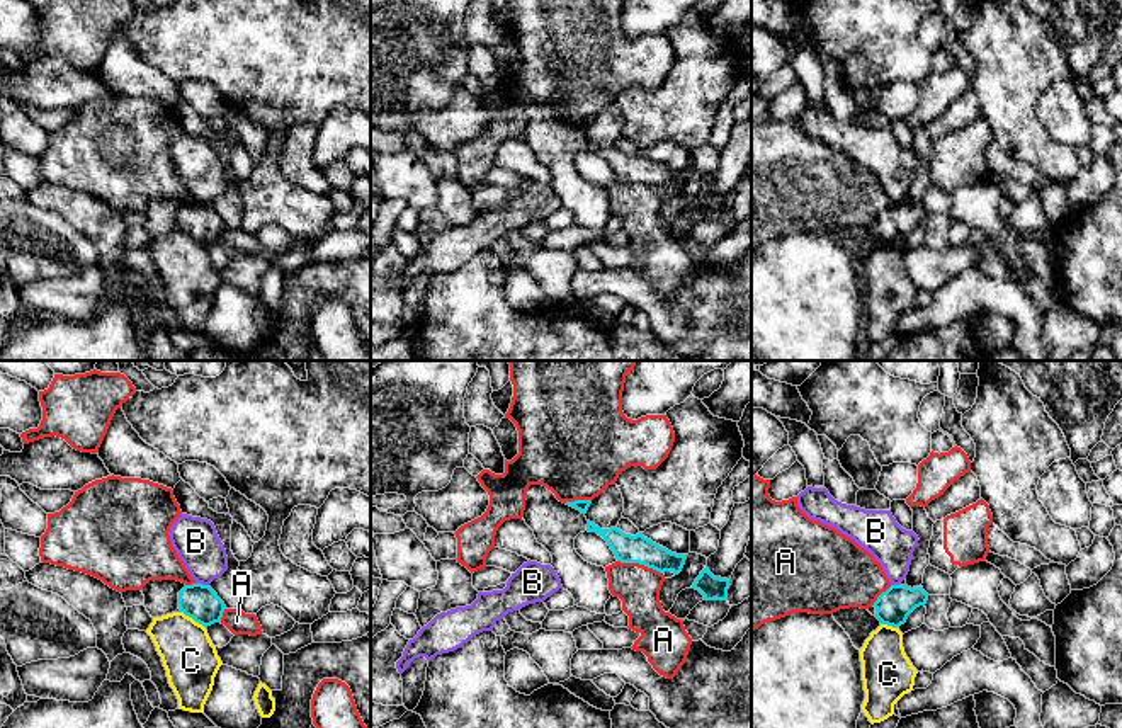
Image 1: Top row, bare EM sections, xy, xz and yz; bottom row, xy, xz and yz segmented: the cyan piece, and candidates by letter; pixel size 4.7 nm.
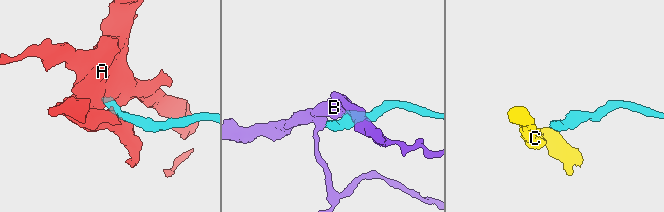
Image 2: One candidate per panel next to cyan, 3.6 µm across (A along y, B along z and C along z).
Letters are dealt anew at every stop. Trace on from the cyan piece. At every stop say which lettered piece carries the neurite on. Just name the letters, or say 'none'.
none

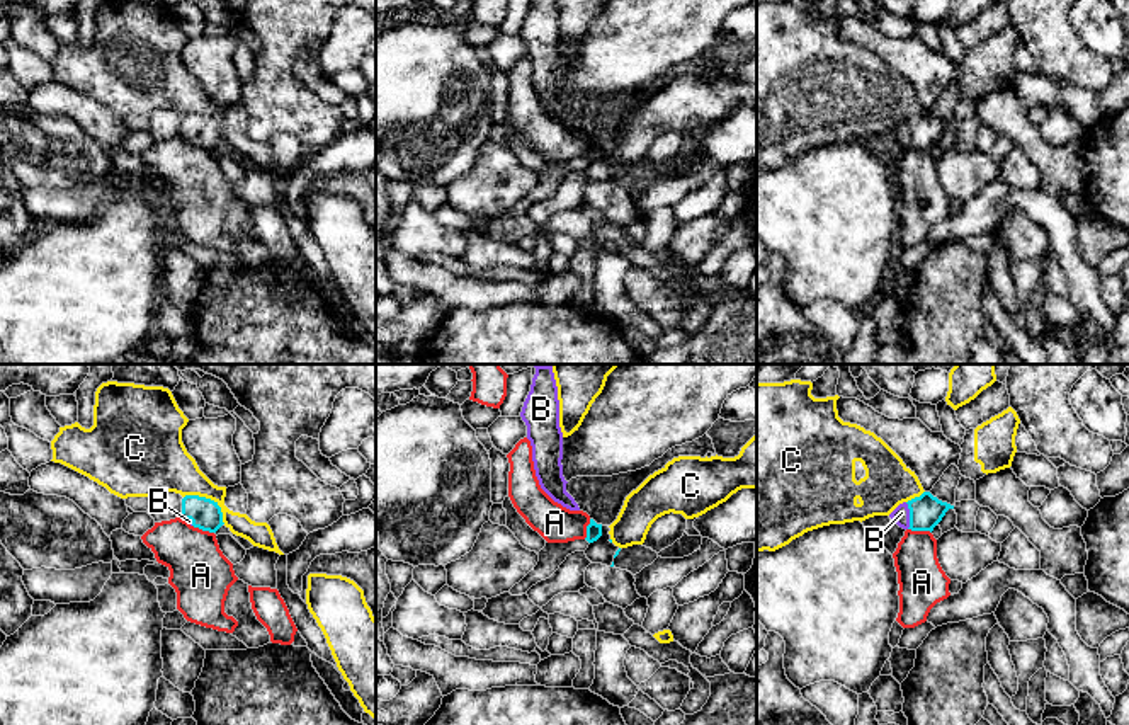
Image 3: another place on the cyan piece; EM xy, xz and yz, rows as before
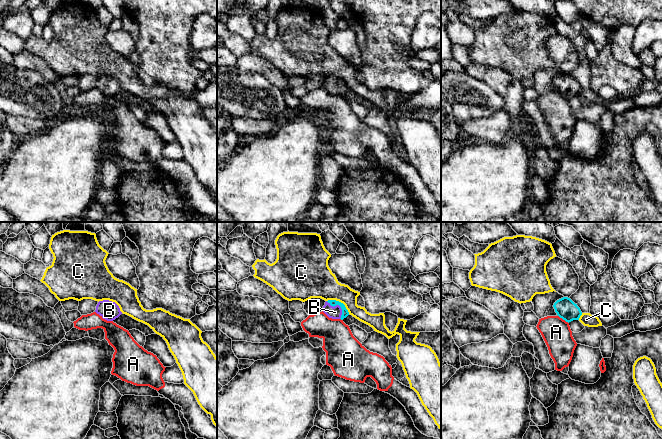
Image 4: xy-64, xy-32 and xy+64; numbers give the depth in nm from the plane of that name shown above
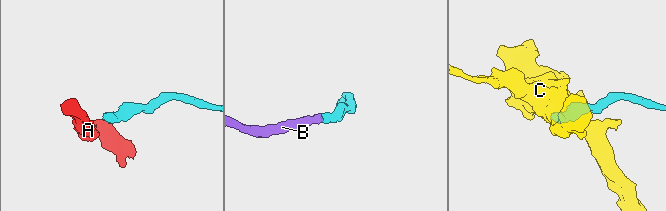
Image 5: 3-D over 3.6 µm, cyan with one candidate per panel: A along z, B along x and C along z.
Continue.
B

